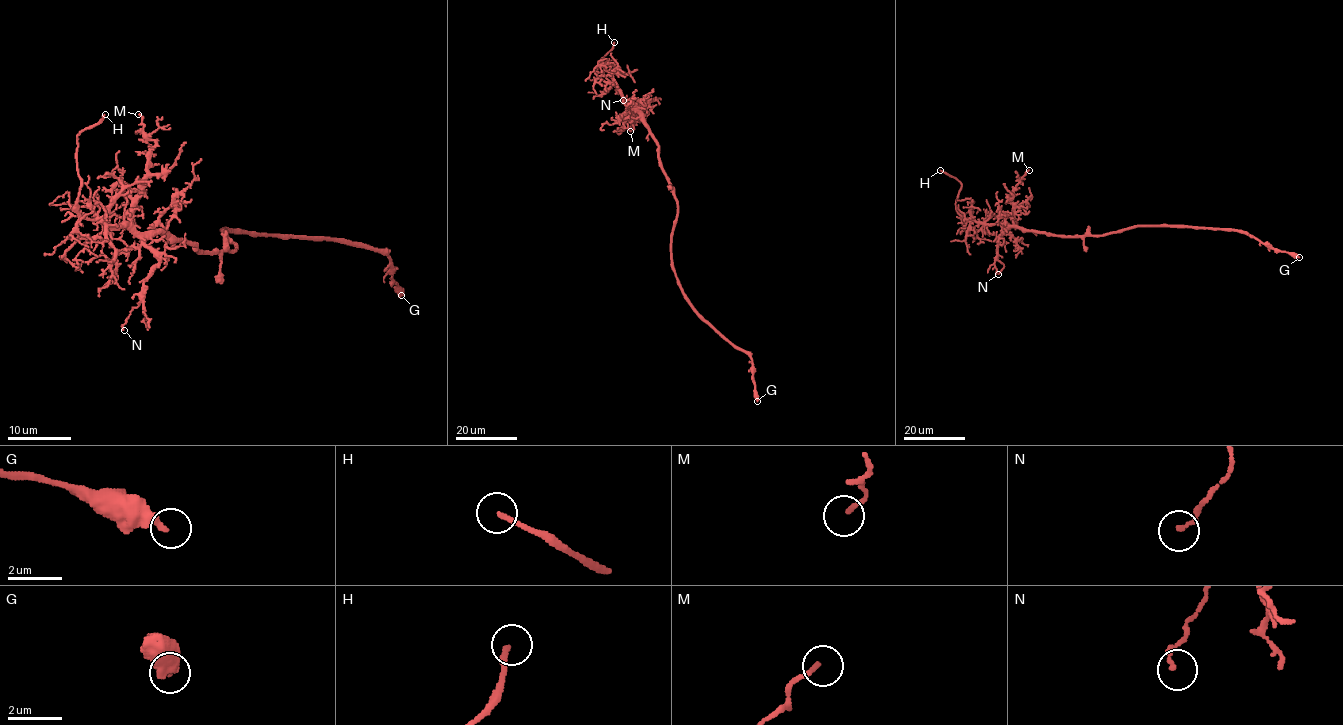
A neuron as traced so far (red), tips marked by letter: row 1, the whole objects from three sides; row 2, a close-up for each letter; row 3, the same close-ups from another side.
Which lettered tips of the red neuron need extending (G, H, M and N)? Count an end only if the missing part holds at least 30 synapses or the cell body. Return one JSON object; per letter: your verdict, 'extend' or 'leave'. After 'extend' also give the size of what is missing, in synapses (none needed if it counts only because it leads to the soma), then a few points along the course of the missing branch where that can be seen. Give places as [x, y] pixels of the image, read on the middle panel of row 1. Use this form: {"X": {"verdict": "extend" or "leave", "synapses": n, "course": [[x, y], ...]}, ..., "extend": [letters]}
{"G": {"verdict": "leave"}, "H": {"verdict": "extend", "course": [[614, 42], [625, 30], [659, 27], [662, 17]]}, "M": {"verdict": "leave"}, "N": {"verdict": "leave"}, "extend": ["H"]}

